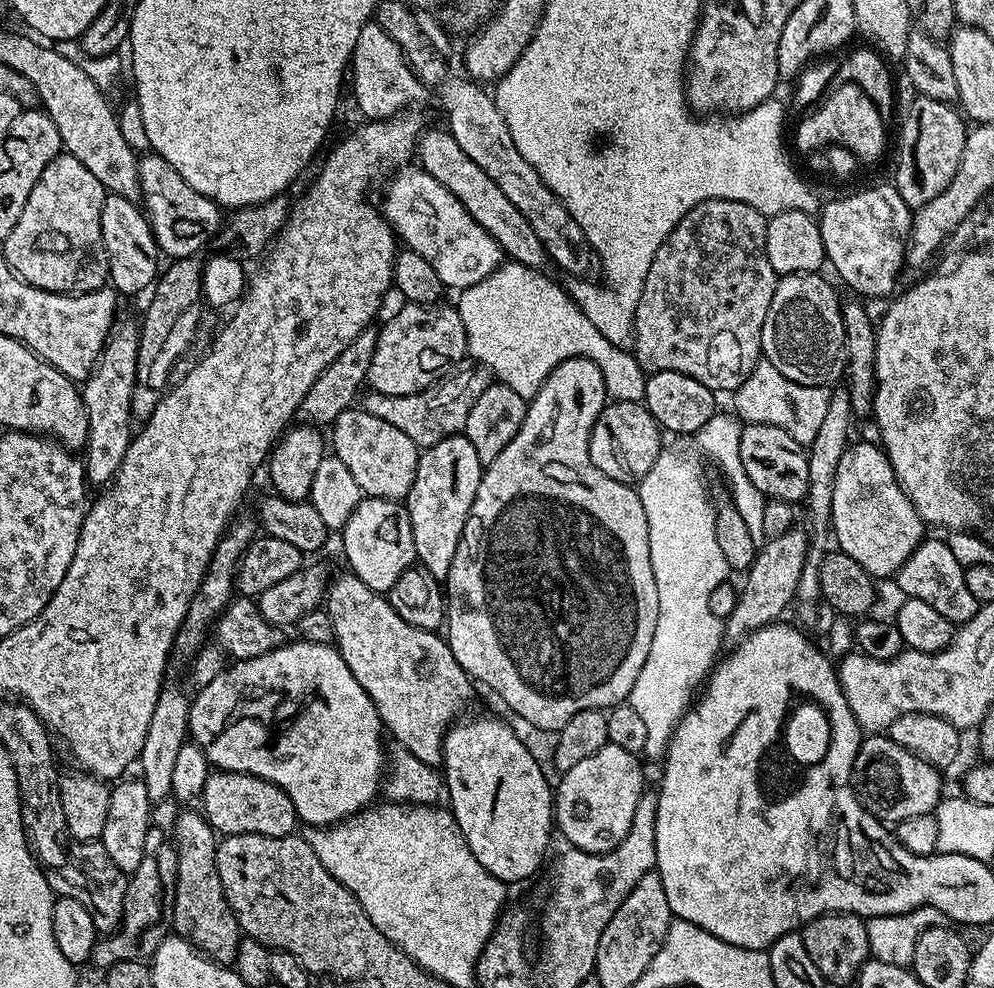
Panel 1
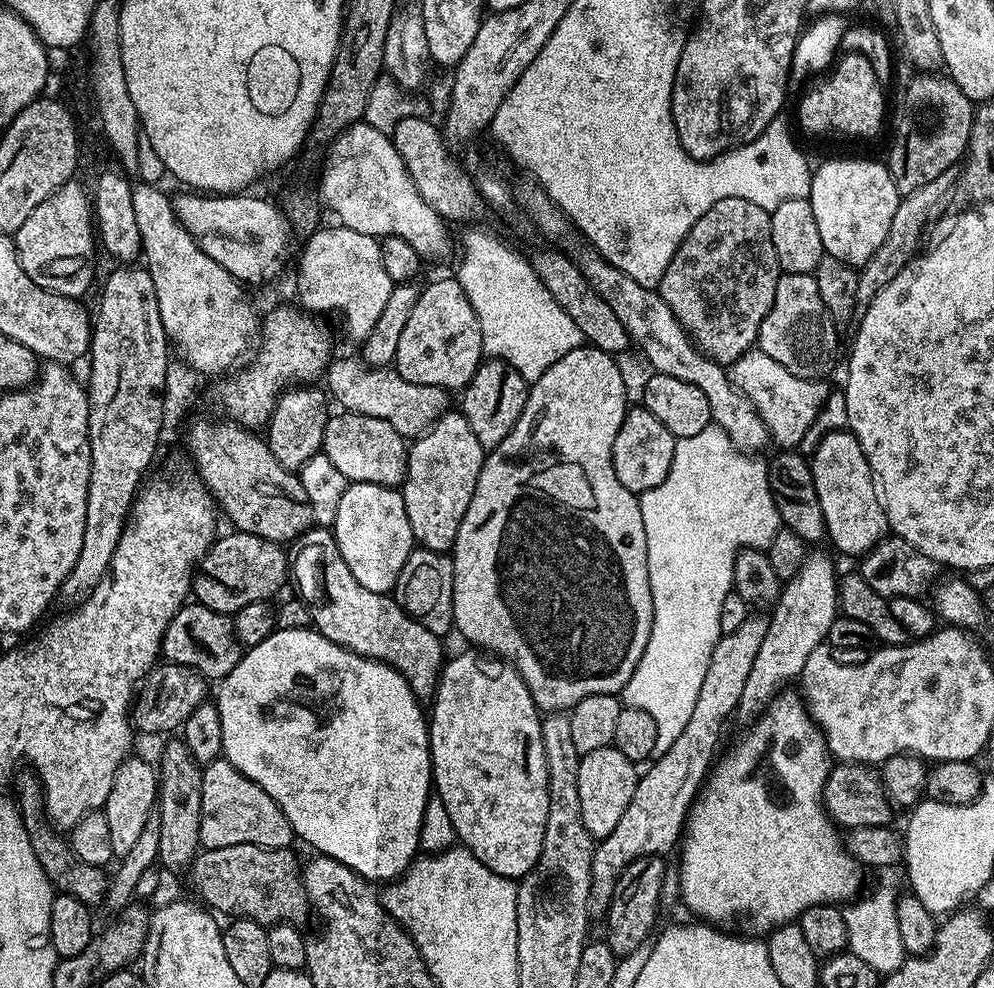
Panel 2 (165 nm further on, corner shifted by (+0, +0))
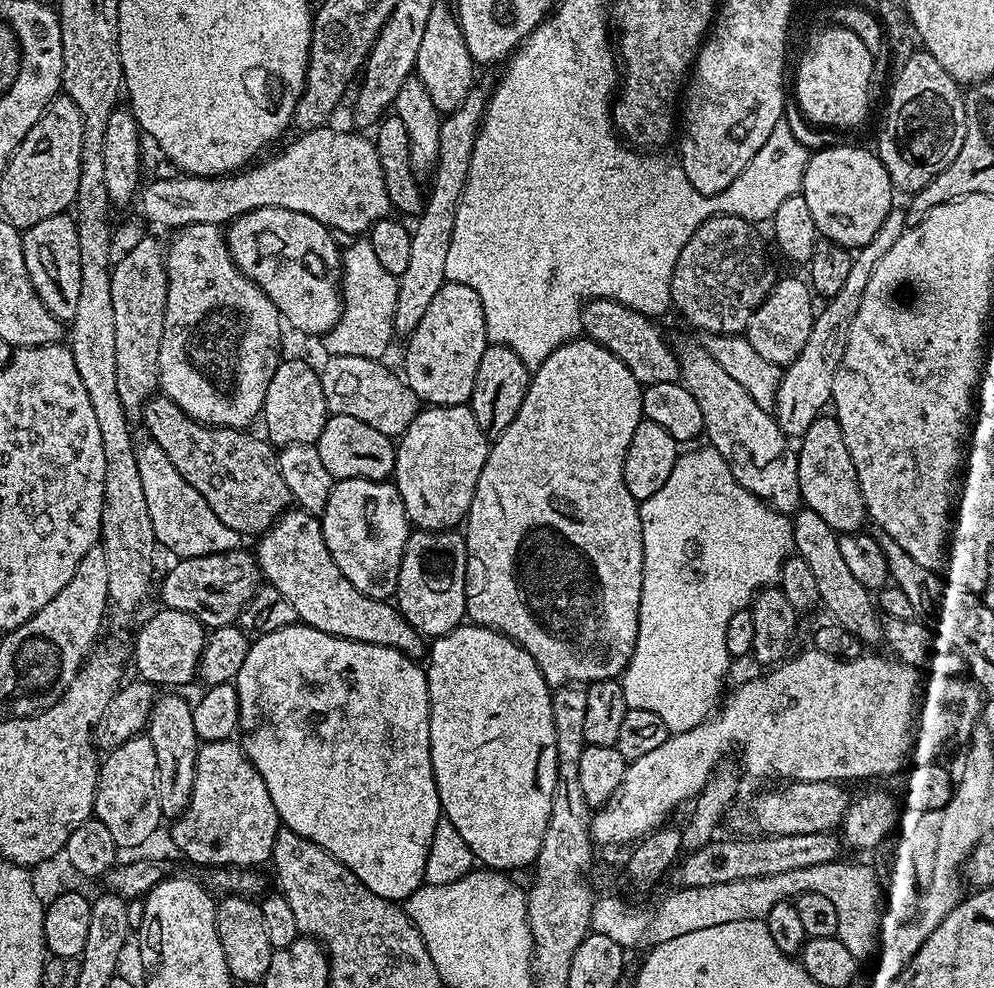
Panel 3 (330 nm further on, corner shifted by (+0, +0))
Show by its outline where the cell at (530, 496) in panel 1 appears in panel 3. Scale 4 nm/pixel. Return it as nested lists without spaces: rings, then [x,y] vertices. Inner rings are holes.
[[[572,338],[567,342],[560,342],[555,349],[549,351],[548,357],[540,368],[535,369],[531,373],[528,389],[526,390],[526,398],[522,402],[522,406],[518,410],[518,414],[514,418],[514,422],[510,422],[510,426],[506,426],[506,430],[501,436],[495,437],[494,443],[488,449],[488,457],[486,458],[486,466],[482,466],[482,474],[478,478],[478,486],[474,490],[474,498],[472,505],[466,517],[466,539],[468,542],[468,611],[467,619],[473,624],[478,624],[482,628],[492,628],[496,632],[500,632],[504,636],[509,636],[515,644],[521,644],[522,647],[530,654],[530,658],[534,658],[534,662],[540,667],[540,673],[544,675],[544,681],[550,686],[559,686],[562,684],[582,684],[589,685],[594,680],[614,680],[623,673],[628,667],[628,659],[632,656],[636,634],[638,632],[638,606],[640,605],[640,594],[642,592],[642,562],[644,561],[644,551],[642,550],[642,526],[640,525],[640,505],[630,494],[630,490],[626,490],[626,482],[624,481],[624,459],[626,458],[626,450],[630,446],[630,438],[634,438],[634,430],[638,430],[644,411],[642,410],[642,386],[634,378],[634,374],[630,374],[630,370],[623,362],[618,359],[613,352],[606,350],[601,344],[596,343],[591,338]]]

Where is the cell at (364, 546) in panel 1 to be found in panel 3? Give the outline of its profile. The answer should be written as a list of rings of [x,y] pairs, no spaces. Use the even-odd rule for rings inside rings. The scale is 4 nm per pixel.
[[[335,481],[319,522],[326,550],[350,586],[374,600],[391,601],[396,594],[402,554],[410,535],[410,521],[395,483]]]

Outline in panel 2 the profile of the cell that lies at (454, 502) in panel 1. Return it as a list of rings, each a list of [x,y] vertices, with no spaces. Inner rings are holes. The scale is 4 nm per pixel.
[[[449,410],[411,445],[408,454],[408,475],[404,477],[402,495],[406,514],[410,518],[413,541],[421,548],[429,548],[431,552],[451,553],[458,534],[458,526],[462,526],[462,518],[470,506],[470,498],[474,498],[474,486],[478,486],[478,474],[484,465],[486,450],[474,438],[474,430],[470,430],[470,422],[466,422],[463,411]]]

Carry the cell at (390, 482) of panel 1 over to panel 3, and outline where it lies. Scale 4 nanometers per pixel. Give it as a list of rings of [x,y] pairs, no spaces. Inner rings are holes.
[[[329,415],[322,434],[315,442],[322,466],[330,470],[333,481],[378,480],[387,481],[396,470],[396,450],[393,441],[383,436],[374,426],[366,426],[358,418]]]

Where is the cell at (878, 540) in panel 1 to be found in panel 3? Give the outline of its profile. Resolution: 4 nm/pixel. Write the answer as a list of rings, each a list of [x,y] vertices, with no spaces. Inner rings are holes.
[[[821,414],[816,417],[804,436],[798,440],[800,445],[800,457],[796,460],[795,483],[800,485],[799,499],[803,501],[806,508],[818,514],[823,522],[829,524],[837,534],[852,534],[857,530],[860,523],[865,523],[866,513],[864,511],[864,499],[858,486],[858,478],[854,470],[854,462],[850,462],[850,454],[844,445],[840,423],[837,422],[835,415]]]

